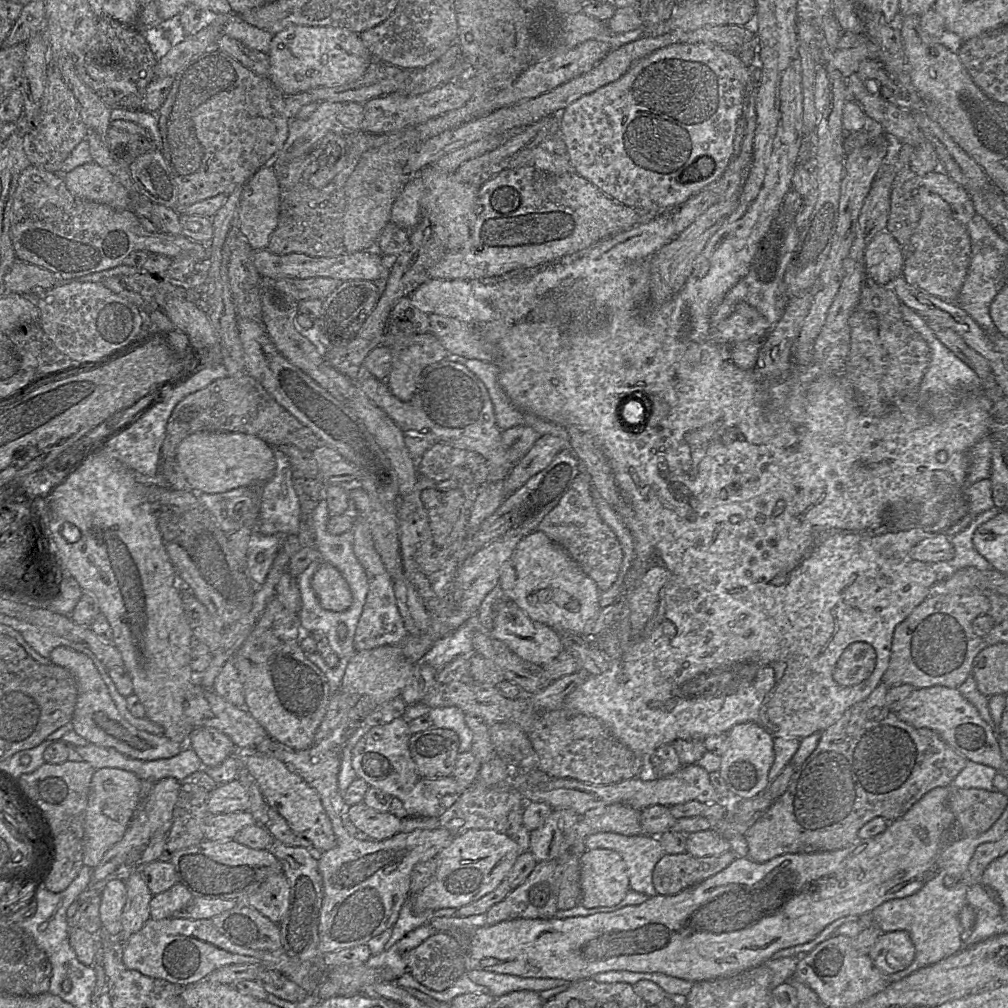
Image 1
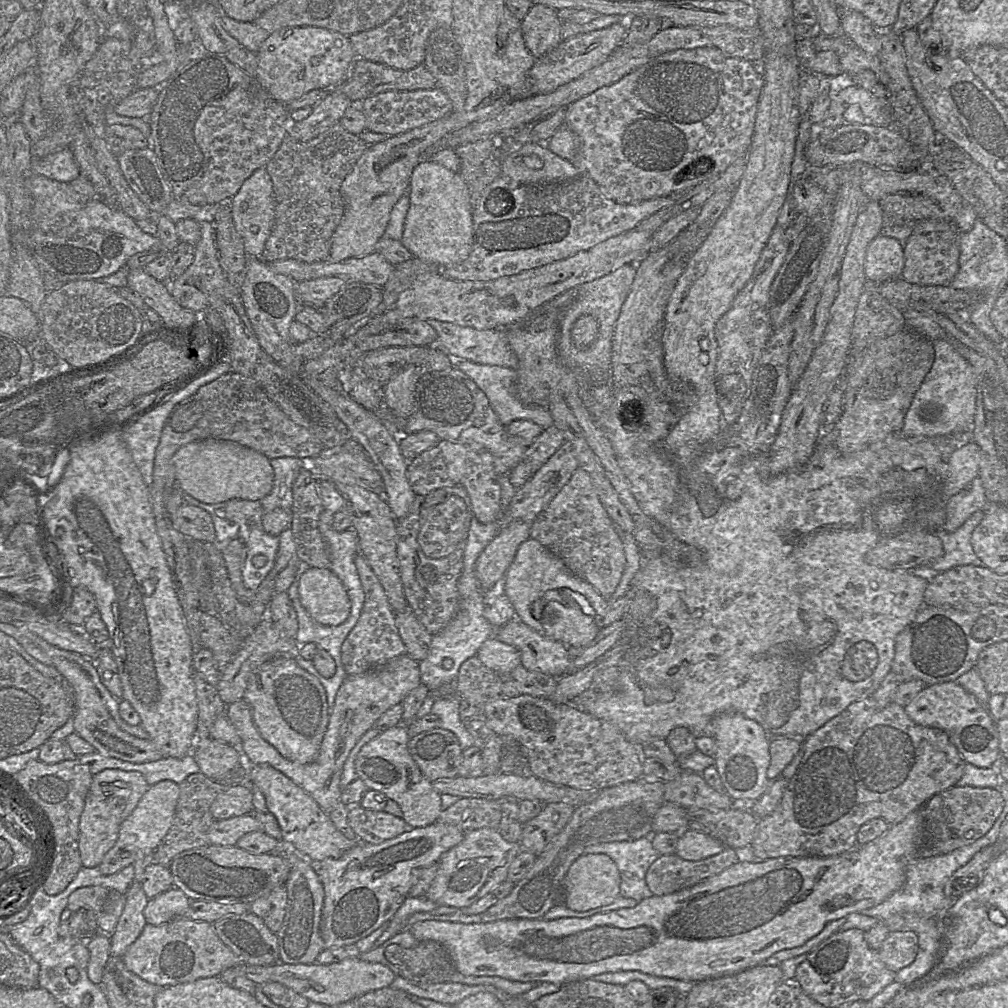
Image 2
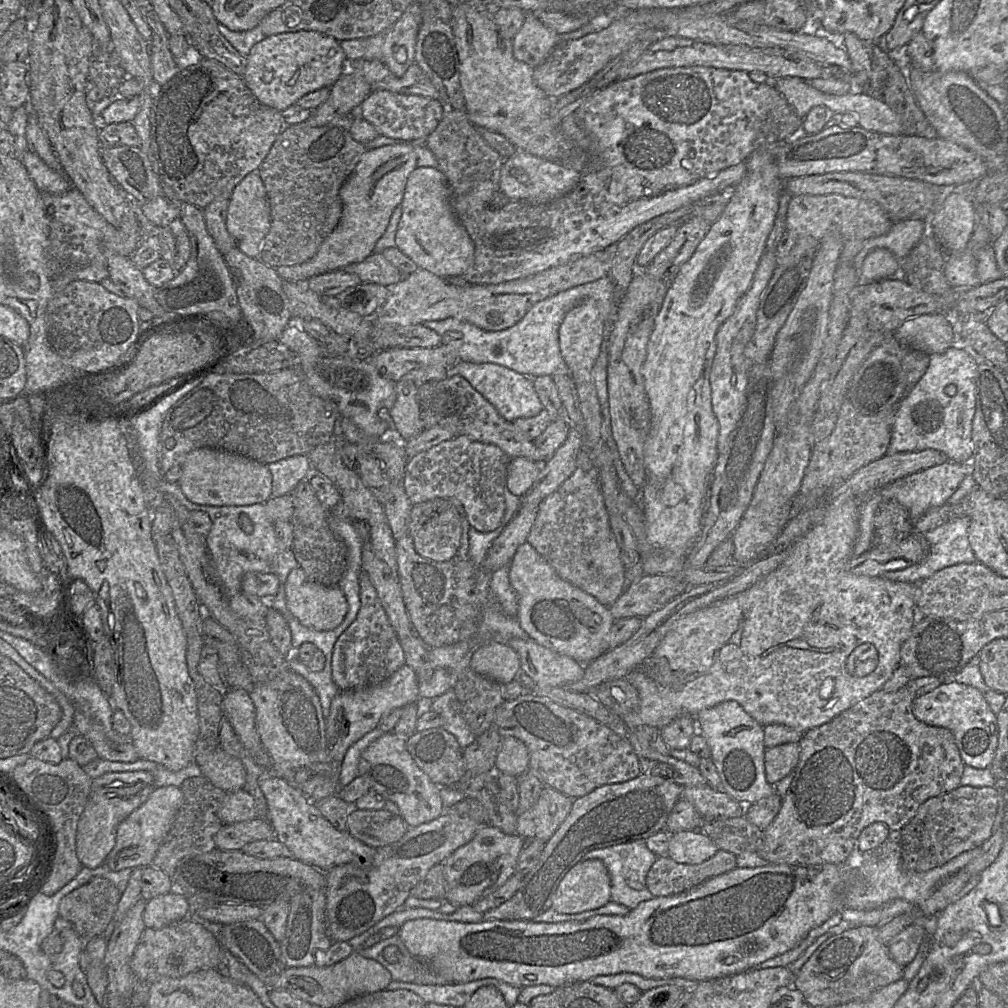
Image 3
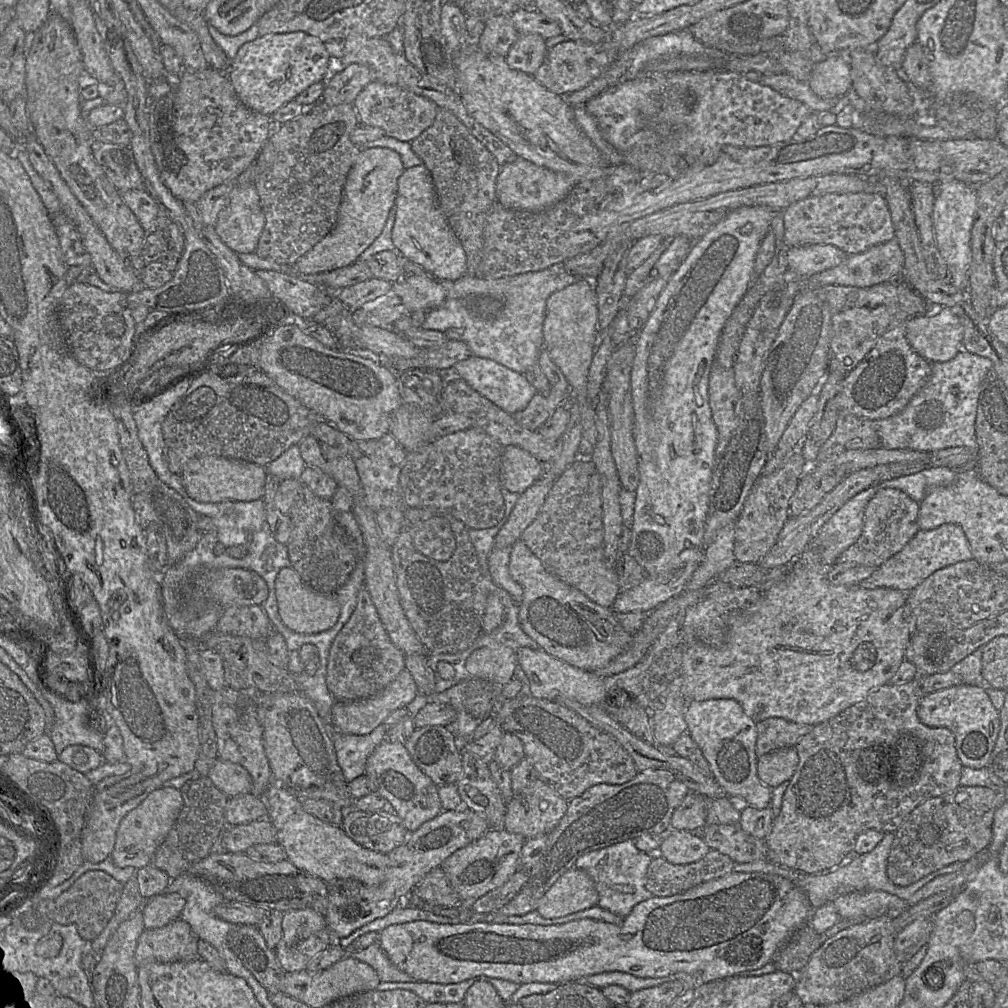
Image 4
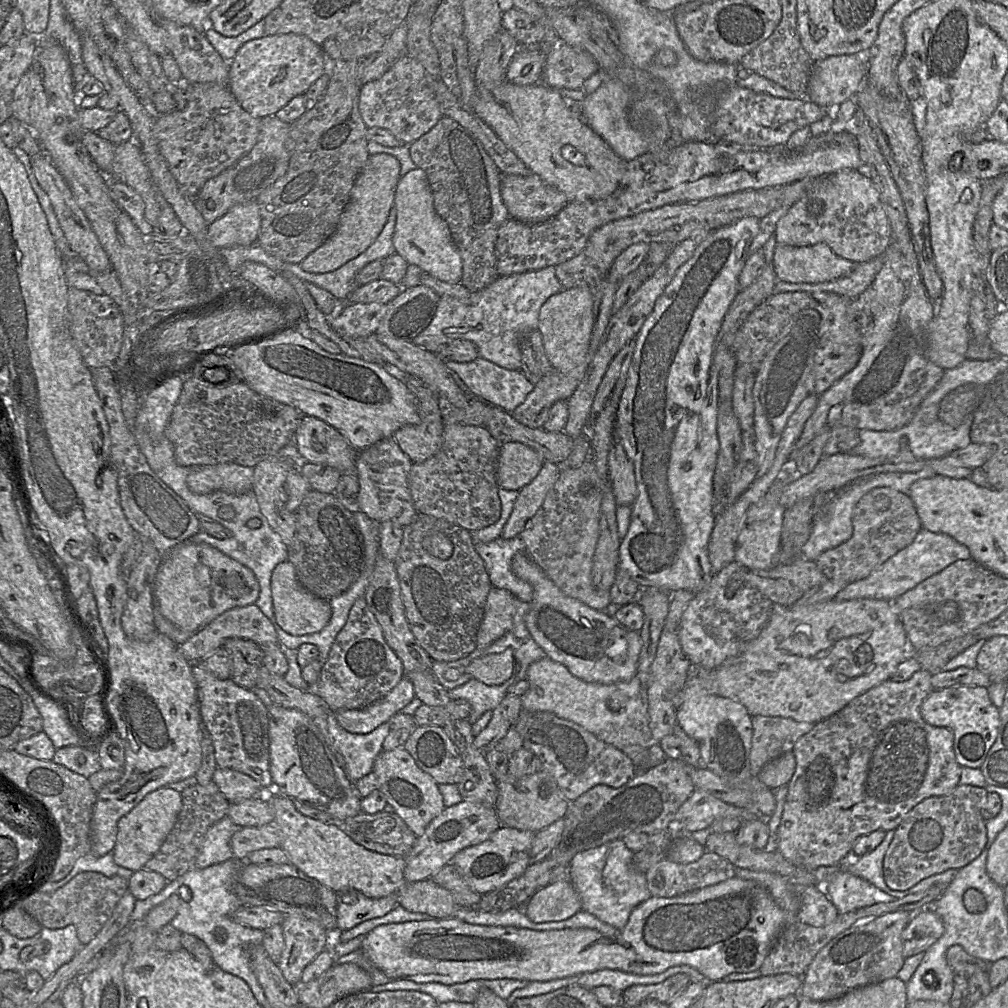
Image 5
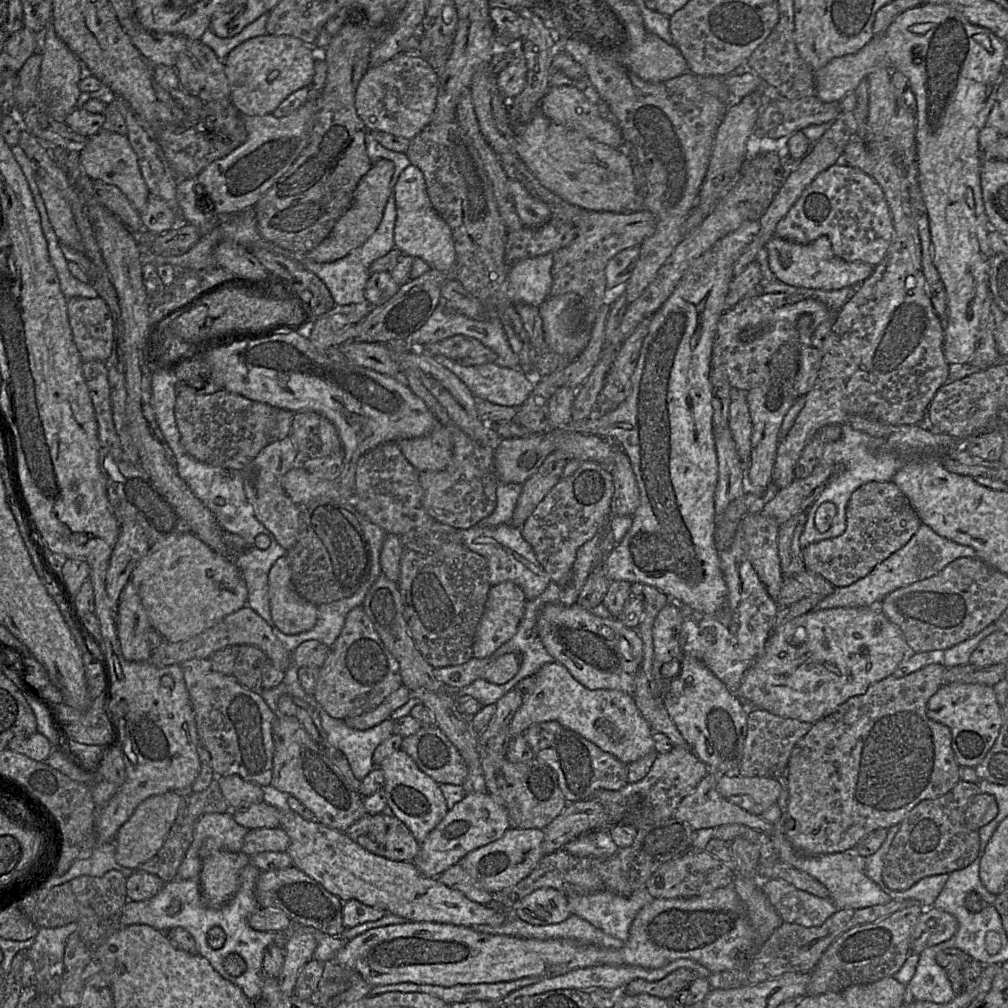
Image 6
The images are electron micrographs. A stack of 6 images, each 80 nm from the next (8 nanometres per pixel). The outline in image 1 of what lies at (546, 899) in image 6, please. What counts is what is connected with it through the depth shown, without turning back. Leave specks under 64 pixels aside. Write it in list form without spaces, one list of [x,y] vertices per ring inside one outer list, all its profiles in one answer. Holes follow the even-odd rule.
[[[593,849],[583,853],[581,860],[580,905],[585,908],[613,906],[621,902],[629,891],[626,863],[619,853],[609,849]]]

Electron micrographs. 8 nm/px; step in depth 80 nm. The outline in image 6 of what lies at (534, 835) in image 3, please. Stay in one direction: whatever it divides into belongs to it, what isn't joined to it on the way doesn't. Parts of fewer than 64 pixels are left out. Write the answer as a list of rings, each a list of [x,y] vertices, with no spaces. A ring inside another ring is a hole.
[[[479,742],[478,752],[487,791],[506,808],[511,828],[544,829],[568,804],[558,786],[556,773],[537,759],[512,763],[507,758],[493,758],[487,746]]]

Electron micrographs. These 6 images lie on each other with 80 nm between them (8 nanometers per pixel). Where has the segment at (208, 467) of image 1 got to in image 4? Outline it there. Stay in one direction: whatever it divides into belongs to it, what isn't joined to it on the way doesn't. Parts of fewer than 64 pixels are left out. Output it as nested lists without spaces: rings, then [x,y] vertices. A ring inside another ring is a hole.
[[[200,456],[186,463],[181,478],[187,494],[198,502],[248,502],[263,498],[267,473],[266,466],[251,462],[220,456]]]

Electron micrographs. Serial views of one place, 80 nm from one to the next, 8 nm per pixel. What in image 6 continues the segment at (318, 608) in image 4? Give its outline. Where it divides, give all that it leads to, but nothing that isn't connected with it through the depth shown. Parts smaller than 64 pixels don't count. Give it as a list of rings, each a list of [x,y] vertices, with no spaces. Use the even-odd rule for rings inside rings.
[[[287,555],[276,560],[268,579],[271,617],[276,627],[287,635],[311,630],[317,622],[318,606],[295,591]]]

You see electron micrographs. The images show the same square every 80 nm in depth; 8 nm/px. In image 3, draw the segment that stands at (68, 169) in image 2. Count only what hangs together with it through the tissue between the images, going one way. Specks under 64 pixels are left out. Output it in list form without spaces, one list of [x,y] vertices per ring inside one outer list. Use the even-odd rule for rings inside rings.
[[[28,150],[23,154],[21,162],[41,193],[61,195],[72,187],[63,171],[51,169],[36,154]]]

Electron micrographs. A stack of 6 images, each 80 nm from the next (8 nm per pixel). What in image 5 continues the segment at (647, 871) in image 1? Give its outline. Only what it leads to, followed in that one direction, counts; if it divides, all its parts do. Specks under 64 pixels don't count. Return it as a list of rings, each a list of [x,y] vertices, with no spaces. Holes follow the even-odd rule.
[[[619,839],[579,852],[570,863],[569,880],[580,897],[582,910],[618,930],[625,927],[634,908],[651,898],[645,874],[635,868],[633,855]]]

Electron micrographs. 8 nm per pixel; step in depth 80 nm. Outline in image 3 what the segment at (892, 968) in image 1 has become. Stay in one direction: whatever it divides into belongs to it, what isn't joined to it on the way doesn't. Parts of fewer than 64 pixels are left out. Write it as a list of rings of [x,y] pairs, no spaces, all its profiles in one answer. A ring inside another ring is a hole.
[[[911,924],[888,942],[888,951],[896,963],[905,967],[914,960],[921,943],[926,939],[925,928],[919,924]]]

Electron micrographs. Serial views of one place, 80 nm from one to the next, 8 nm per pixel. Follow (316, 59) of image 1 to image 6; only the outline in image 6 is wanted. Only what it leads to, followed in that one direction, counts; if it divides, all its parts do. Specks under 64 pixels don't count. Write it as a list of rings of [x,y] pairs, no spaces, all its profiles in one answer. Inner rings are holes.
[[[265,34],[244,41],[223,60],[231,103],[242,115],[271,114],[290,94],[310,86],[318,55],[320,49],[290,35]]]

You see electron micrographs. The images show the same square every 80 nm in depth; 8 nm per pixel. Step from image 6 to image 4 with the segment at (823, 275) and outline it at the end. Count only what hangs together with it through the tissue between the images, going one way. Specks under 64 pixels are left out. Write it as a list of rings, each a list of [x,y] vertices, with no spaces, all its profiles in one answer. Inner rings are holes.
[[[828,244],[794,246],[787,251],[788,269],[802,278],[835,267],[844,261],[845,257],[842,250]]]

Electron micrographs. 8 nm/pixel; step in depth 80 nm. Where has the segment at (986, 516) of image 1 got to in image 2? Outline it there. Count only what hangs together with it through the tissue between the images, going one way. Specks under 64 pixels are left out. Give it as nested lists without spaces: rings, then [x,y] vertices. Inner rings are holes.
[[[983,511],[975,512],[952,533],[945,530],[933,530],[942,542],[944,553],[941,558],[929,563],[927,567],[936,572],[944,572],[962,565],[985,567],[971,544],[972,533],[983,517]]]

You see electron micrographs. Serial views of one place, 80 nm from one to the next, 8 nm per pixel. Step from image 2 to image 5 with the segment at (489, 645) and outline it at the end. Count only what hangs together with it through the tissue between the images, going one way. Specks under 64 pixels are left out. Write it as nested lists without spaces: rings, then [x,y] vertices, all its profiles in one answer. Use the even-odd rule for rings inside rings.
[[[512,649],[490,654],[473,660],[466,671],[473,679],[486,685],[501,685],[509,680],[514,672],[515,659]]]

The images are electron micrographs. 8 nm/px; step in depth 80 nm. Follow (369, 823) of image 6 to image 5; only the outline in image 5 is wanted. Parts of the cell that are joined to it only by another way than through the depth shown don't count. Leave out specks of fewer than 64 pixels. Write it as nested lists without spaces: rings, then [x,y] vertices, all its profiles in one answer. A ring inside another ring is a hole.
[[[384,810],[375,814],[360,812],[346,819],[341,827],[356,843],[371,851],[405,857],[416,843],[417,837],[394,812]]]

